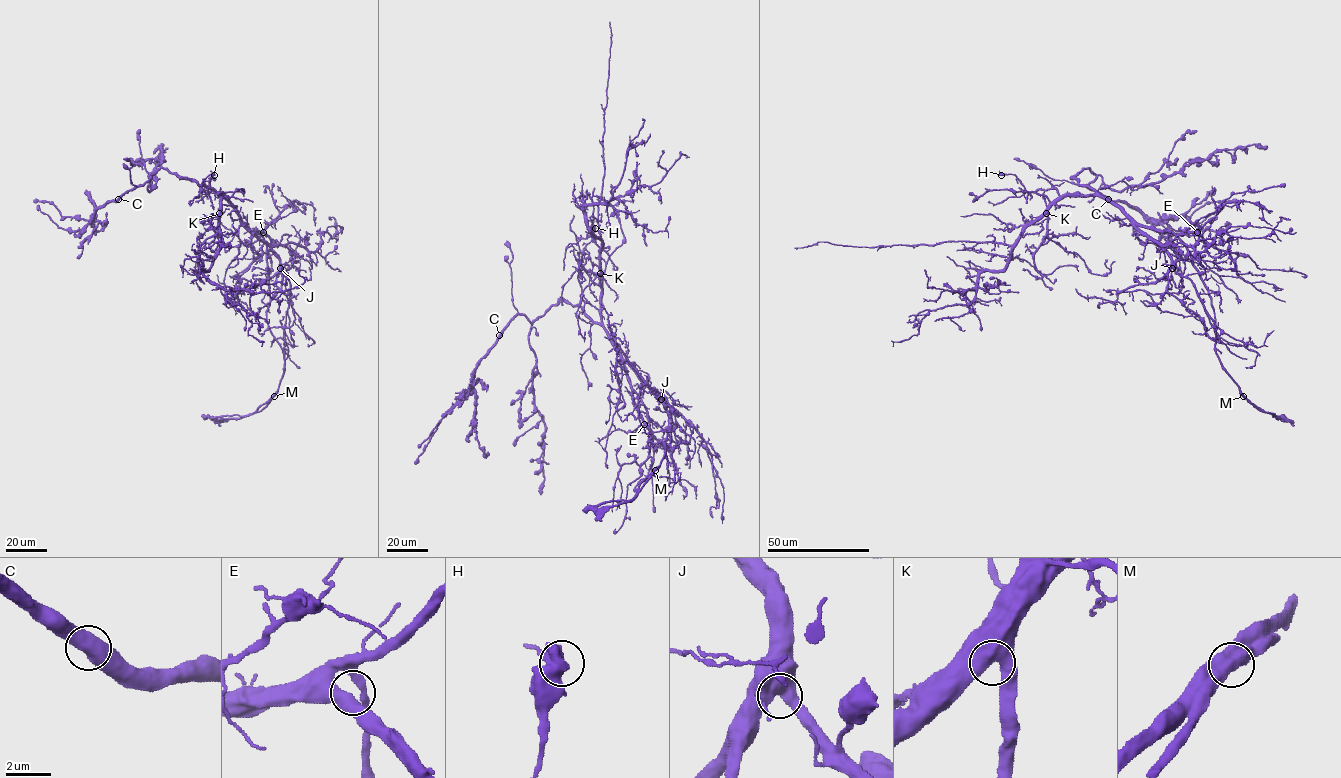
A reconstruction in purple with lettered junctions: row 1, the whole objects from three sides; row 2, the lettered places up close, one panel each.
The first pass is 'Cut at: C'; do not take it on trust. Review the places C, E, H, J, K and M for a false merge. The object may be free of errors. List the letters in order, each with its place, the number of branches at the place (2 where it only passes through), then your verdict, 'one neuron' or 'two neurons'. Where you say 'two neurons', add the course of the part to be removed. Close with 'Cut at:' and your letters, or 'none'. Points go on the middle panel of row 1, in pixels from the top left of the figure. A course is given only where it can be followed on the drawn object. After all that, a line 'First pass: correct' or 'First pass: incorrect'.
C: (499, 335) | 2 | one neuron
E: (644, 424) | 2 | one neuron
H: (595, 228) | 2 | one neuron
J: (661, 399) | 2 | one neuron
K: (600, 273) | 2 | one neuron
M: (655, 470) | 2 | two neurons | (655, 470), (632, 499), (609, 506), (595, 520)
Cut at: M
First pass: incorrect

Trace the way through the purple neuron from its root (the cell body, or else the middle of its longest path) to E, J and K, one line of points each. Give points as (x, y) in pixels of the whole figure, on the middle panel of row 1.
E: (616, 348), (624, 365), (635, 407), (644, 424)
J: (616, 348), (661, 399)
K: (616, 348), (602, 324), (600, 273)

